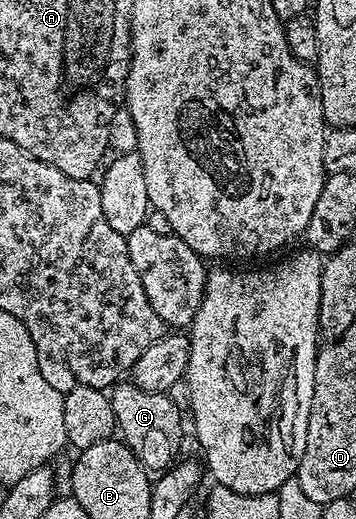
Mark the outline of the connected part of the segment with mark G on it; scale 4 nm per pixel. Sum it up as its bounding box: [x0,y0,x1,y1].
[110,381,181,475]

